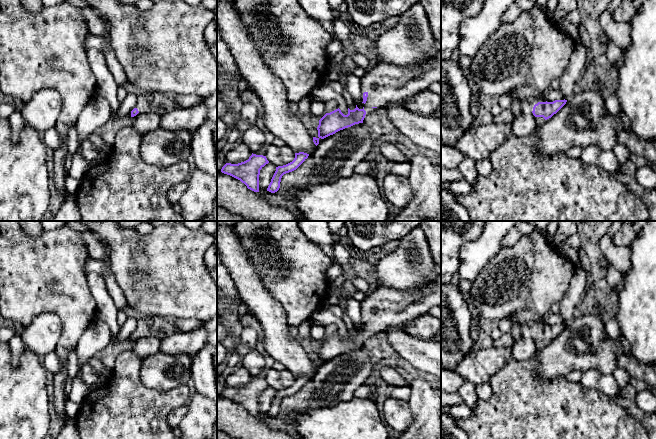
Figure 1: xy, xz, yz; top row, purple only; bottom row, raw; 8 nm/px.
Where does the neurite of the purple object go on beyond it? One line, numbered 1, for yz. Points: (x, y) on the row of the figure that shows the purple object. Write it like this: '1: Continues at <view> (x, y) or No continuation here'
1: Continues at yz (527, 105)

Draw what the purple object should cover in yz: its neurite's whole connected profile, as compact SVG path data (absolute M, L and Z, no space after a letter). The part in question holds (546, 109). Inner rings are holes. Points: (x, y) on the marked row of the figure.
M532 98L520 100L523 113L532 113L535 117L543 117L545 120L556 114L567 102L567 100L555 100L553 102L538 102L533 104Z

